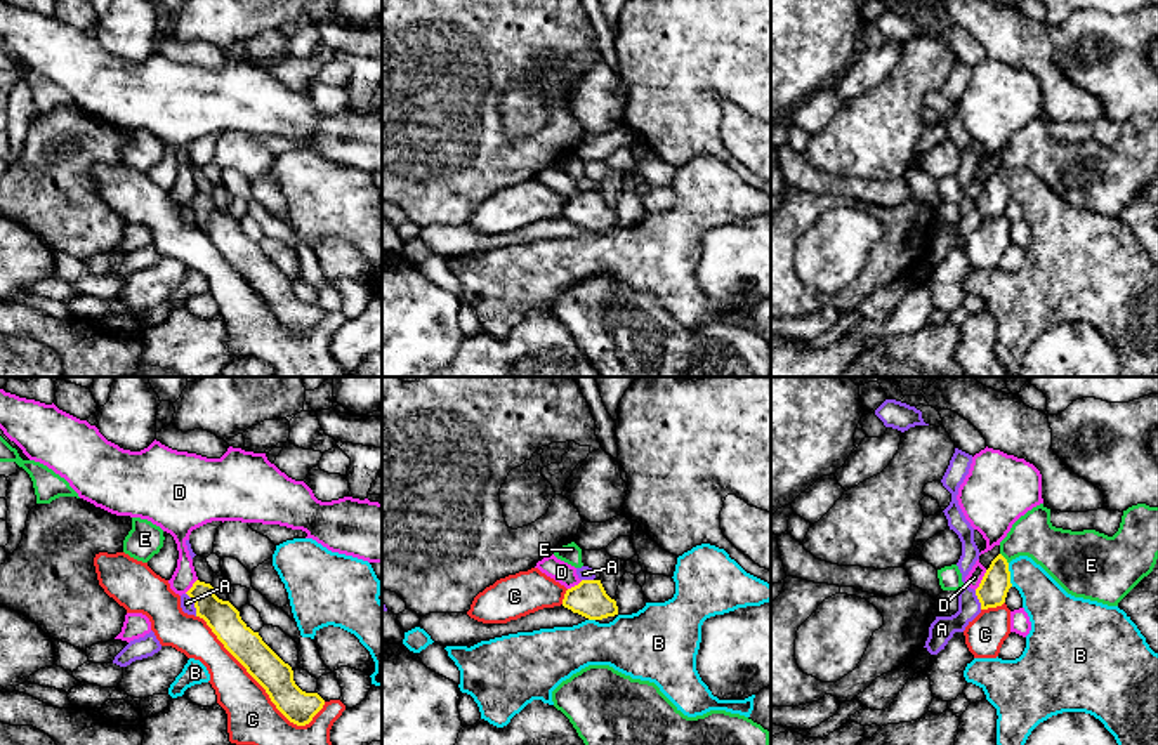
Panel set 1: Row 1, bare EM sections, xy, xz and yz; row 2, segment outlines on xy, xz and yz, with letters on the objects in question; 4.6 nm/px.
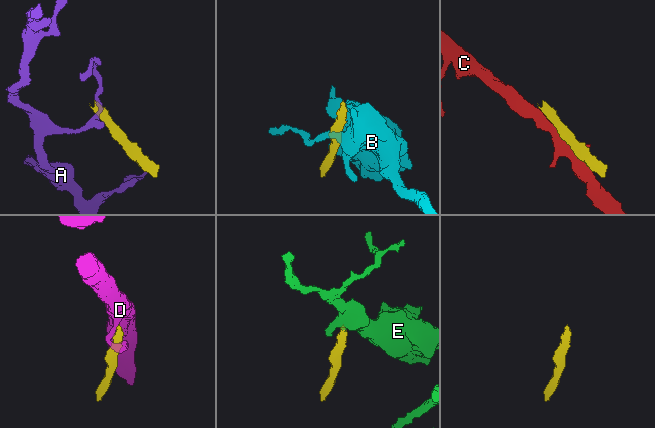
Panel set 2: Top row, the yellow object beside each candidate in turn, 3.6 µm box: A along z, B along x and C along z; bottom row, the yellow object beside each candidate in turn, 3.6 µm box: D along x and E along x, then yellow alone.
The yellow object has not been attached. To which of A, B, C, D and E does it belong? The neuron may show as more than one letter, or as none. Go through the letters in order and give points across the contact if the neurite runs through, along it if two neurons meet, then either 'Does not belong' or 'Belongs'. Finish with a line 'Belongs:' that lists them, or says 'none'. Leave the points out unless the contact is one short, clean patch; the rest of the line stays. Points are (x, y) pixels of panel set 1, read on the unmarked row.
A: Boundary: xy (186, 204), (197, 226). Does not belong
B: Does not belong
C: Does not belong
D: Does not belong
E: Path across: yz (995, 195), (999, 176), (1004, 169), (1014, 158), (1054, 160). Belongs
Belongs: E

